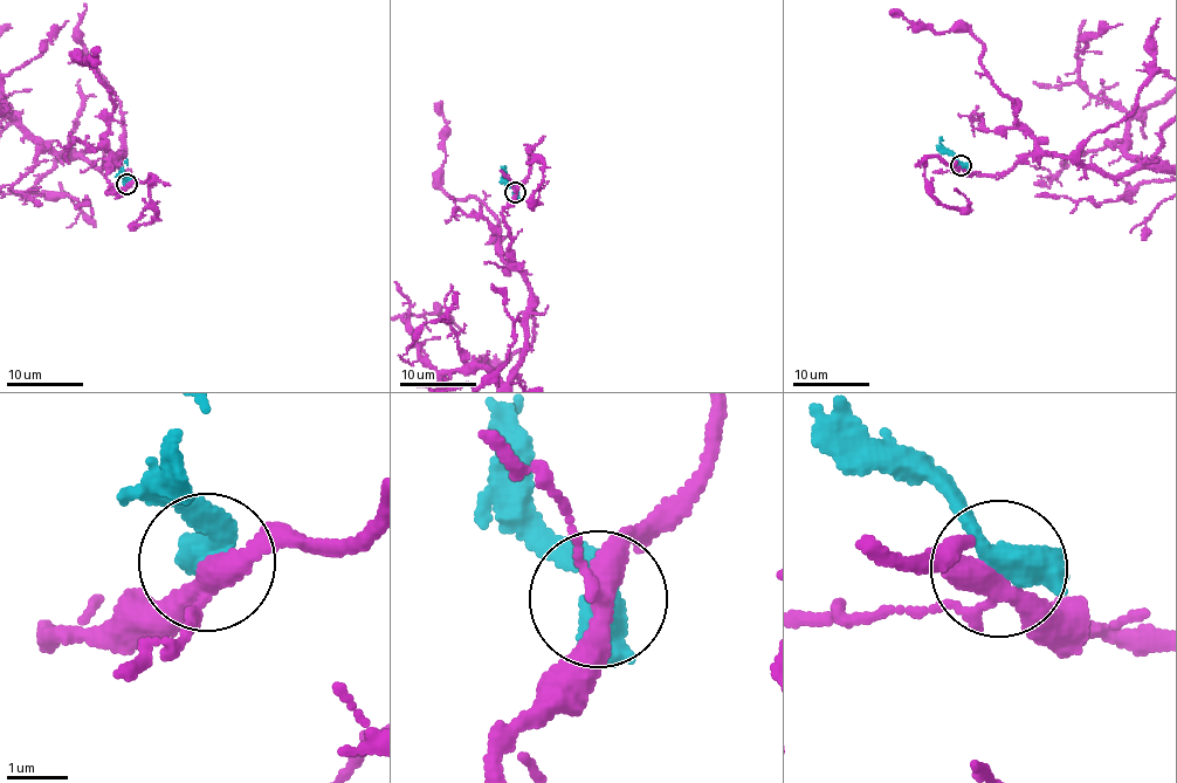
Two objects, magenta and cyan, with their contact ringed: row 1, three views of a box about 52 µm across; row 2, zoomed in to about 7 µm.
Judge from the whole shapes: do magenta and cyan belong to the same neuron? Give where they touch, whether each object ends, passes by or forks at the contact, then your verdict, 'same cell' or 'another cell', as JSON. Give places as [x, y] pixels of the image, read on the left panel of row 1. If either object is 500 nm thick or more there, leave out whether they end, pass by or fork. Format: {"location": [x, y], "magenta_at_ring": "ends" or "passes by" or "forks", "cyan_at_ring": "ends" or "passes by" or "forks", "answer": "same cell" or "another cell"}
{"location": [126, 184], "answer": "another cell"}

